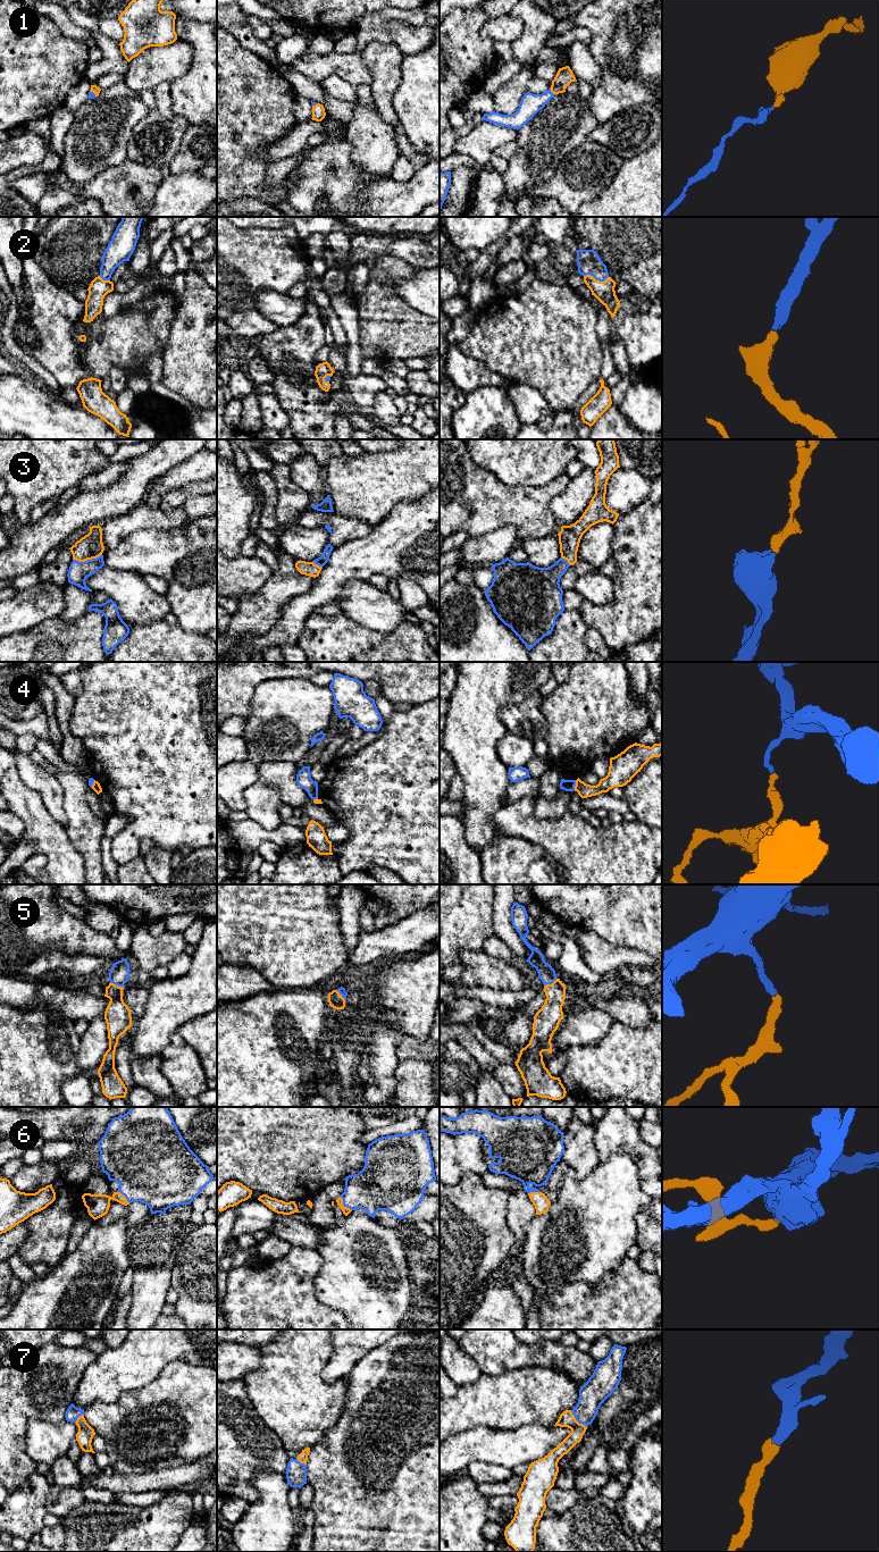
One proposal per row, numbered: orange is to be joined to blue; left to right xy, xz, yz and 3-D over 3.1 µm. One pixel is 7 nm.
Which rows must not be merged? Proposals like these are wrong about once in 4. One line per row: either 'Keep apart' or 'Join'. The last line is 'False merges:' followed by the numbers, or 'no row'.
1: Join
2: Join
3: Join
4: Keep apart
5: Join
6: Join
7: Join
False merges: 4

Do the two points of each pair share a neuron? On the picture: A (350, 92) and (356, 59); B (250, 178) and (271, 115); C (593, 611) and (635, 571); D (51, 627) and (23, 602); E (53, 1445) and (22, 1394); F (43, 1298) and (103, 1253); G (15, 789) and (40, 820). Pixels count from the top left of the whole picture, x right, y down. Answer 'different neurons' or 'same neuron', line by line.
A: different neurons
B: same neuron
C: same neuron
D: different neurons
E: different neurons
F: same neuron
G: same neuron

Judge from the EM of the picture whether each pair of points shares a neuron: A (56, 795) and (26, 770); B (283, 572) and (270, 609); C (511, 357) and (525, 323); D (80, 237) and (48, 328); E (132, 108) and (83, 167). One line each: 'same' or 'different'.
A: same
B: same
C: same
D: different
E: same

